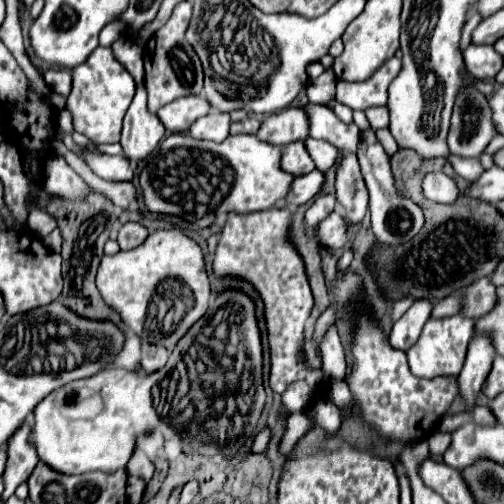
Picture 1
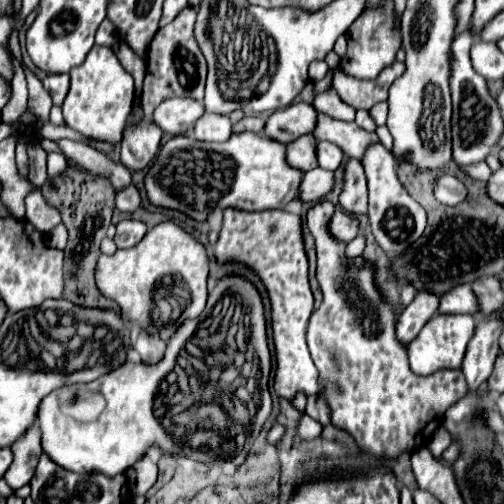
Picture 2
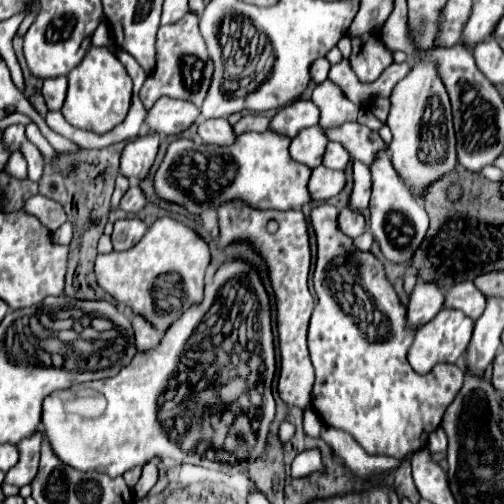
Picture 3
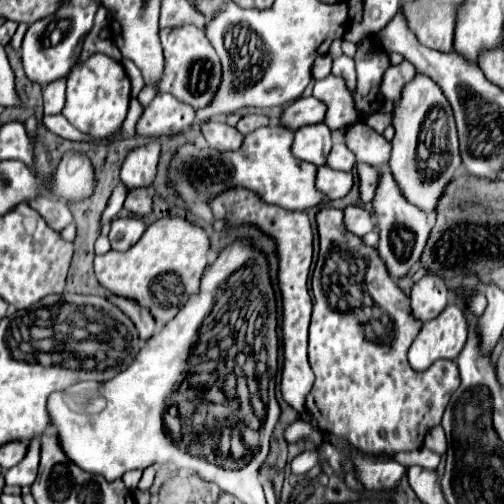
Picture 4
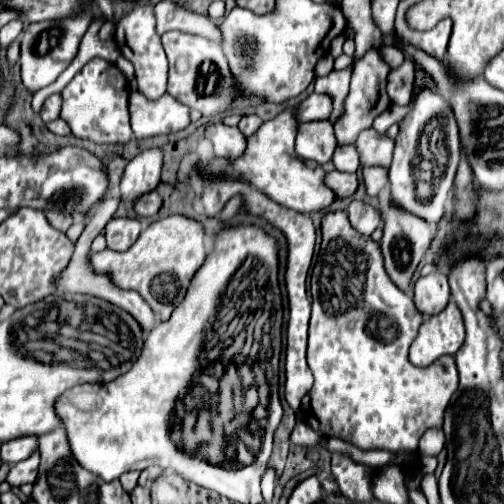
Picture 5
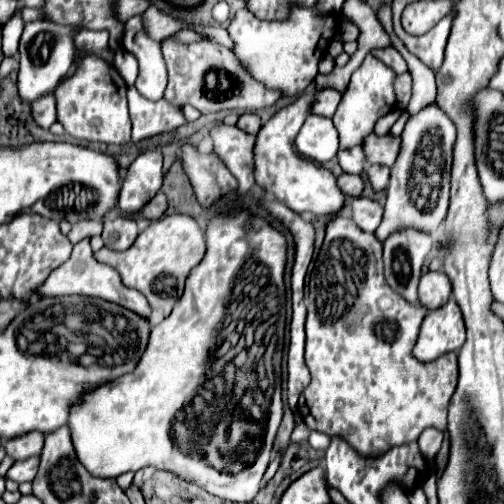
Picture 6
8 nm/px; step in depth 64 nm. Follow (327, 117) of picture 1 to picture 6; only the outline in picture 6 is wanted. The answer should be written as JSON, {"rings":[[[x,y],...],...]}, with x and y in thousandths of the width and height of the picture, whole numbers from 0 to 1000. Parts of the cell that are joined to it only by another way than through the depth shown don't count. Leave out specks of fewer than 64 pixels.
{"rings":[[[738,262],[718,282],[718,294],[722,294],[722,310],[726,310],[726,329],[734,329],[734,325],[778,329],[786,321],[786,302],[794,302],[794,274],[786,274],[778,266],[746,270]]]}

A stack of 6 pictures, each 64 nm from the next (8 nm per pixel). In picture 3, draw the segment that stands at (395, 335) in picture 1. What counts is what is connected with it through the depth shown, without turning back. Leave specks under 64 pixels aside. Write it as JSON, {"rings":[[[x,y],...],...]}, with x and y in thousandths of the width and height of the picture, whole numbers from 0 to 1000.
{"rings":[[[825,563],[806,619],[806,643],[813,655],[829,655],[853,639],[881,607],[881,587],[865,563]]]}

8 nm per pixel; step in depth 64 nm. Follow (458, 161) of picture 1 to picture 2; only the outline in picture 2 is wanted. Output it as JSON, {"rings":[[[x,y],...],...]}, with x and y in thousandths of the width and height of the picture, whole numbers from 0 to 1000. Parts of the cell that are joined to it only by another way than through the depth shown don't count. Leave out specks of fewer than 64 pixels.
{"rings":[[[962,319],[929,329],[913,327],[913,333],[940,357],[968,359],[968,353],[976,347],[976,339]]]}

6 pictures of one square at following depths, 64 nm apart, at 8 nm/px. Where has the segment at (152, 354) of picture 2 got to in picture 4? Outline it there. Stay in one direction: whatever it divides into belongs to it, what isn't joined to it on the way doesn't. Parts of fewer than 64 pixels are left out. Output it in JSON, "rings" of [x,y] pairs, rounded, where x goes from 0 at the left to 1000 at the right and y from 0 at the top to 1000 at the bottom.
{"rings":[[[218,587],[218,599],[238,607],[238,615],[246,615],[250,627],[266,639],[278,675],[294,675],[310,663],[310,639],[302,635],[302,623],[290,611],[278,611],[266,595],[246,595],[238,587]]]}

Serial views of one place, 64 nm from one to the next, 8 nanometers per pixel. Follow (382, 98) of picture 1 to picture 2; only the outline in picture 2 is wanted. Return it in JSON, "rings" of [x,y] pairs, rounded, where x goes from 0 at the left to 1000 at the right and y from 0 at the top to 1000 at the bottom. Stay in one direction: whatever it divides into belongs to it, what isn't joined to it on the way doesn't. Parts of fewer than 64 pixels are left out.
{"rings":[[[782,119],[774,131],[766,131],[742,159],[710,159],[698,151],[683,151],[675,135],[663,139],[659,171],[671,183],[671,190],[694,206],[706,218],[734,218],[742,206],[762,202],[770,194],[774,167],[802,143],[802,123]]]}

